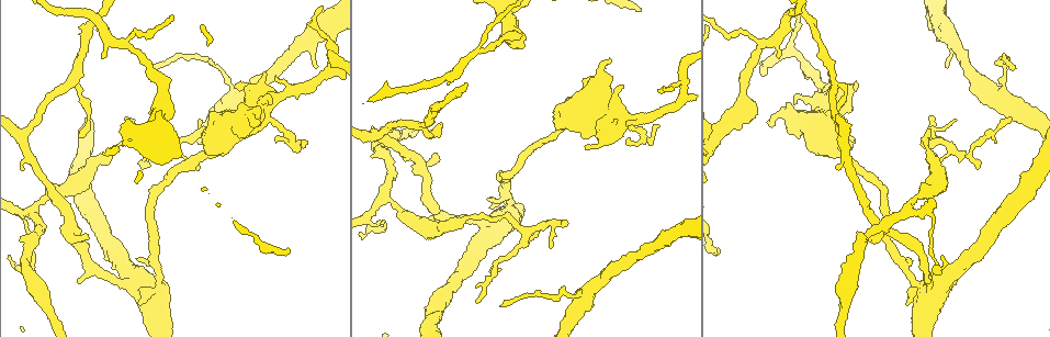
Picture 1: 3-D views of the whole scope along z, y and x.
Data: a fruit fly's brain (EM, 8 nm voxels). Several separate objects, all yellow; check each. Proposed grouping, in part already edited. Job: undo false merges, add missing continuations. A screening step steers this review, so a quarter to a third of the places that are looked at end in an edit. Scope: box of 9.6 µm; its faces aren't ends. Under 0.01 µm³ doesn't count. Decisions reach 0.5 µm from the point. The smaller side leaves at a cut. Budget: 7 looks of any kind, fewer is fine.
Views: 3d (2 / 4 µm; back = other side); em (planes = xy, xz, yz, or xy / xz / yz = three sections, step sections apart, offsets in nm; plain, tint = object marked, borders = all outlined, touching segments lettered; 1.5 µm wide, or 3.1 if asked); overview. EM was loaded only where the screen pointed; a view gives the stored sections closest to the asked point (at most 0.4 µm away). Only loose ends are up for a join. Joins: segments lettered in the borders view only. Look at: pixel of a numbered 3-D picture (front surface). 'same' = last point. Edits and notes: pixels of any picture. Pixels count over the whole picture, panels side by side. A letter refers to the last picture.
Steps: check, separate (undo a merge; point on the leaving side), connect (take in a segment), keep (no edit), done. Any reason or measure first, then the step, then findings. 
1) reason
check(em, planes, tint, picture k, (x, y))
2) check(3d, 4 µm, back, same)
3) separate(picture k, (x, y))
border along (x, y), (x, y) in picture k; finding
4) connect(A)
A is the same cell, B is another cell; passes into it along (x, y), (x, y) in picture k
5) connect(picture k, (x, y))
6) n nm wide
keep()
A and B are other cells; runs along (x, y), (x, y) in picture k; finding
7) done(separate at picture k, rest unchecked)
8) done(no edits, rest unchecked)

thin end
check(em, yz, step 8, borders, picture 1, (124, 120))

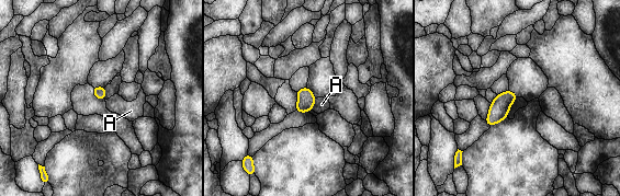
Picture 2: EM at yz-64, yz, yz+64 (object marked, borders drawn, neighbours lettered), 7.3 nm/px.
A touches over 90 nm
keep()
A is another cell; border along (315, 99), (315, 104), (311, 108) in picture 2; none of them fits

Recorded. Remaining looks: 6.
tapers out
check(em, planes, borders, picture 1, (954, 119))

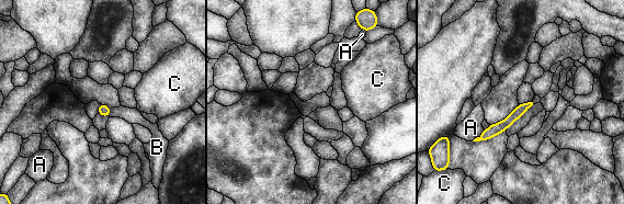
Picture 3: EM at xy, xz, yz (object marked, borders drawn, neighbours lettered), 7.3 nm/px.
keep()
A, B and C are other cells; no lettered segment goes on from it

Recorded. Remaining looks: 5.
free end
check(3d, 2 µm, picture 1, (928, 282))

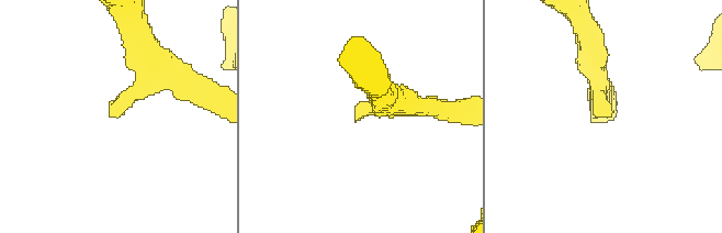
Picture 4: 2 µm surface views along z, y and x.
now the EM
check(em, yz, step 4, tint, picture 4, (607, 113))

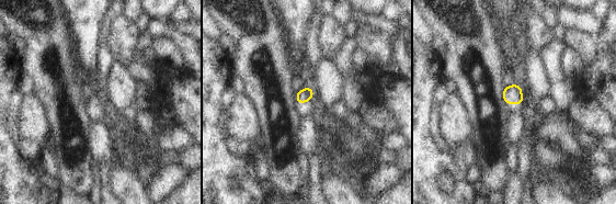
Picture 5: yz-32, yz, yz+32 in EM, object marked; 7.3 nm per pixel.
another direction
check(em, xy, step 8, borders, same)

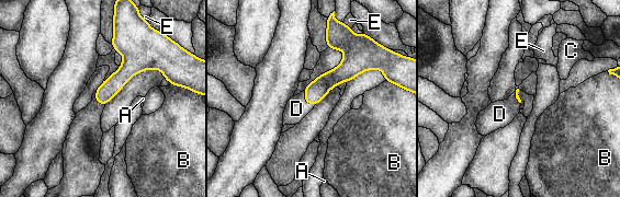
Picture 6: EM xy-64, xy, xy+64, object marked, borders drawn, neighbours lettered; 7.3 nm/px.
D touches over 140 nm
connect(D)
D is the same cell, A, B, C and E are other cells; passes into it along (317, 90), (305, 101), (296, 108) in picture 6; the cell continues

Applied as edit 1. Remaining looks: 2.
done(connect at picture 6, rest unchecked)

